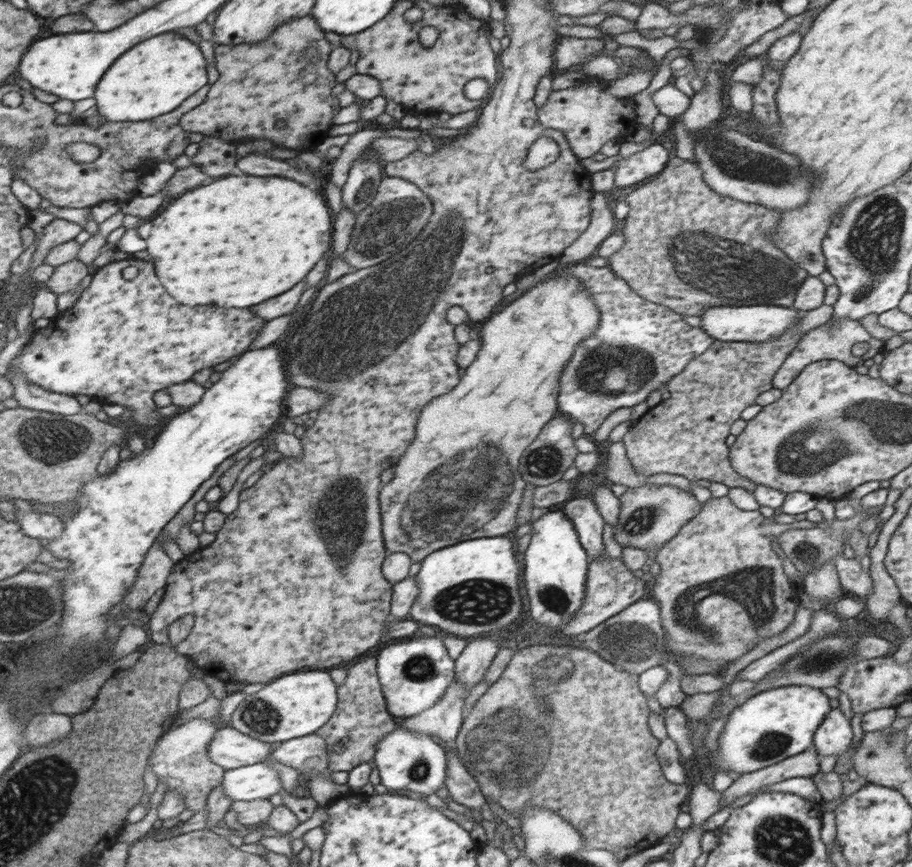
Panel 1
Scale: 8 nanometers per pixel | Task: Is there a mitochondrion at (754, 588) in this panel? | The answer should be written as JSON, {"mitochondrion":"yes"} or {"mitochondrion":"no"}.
{"mitochondrion":"yes"}

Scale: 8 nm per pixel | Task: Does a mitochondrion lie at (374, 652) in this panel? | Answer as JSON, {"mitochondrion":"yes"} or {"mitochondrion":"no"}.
{"mitochondrion":"no"}

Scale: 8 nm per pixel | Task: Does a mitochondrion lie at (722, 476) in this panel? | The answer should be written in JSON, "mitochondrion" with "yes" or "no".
{"mitochondrion":"no"}

